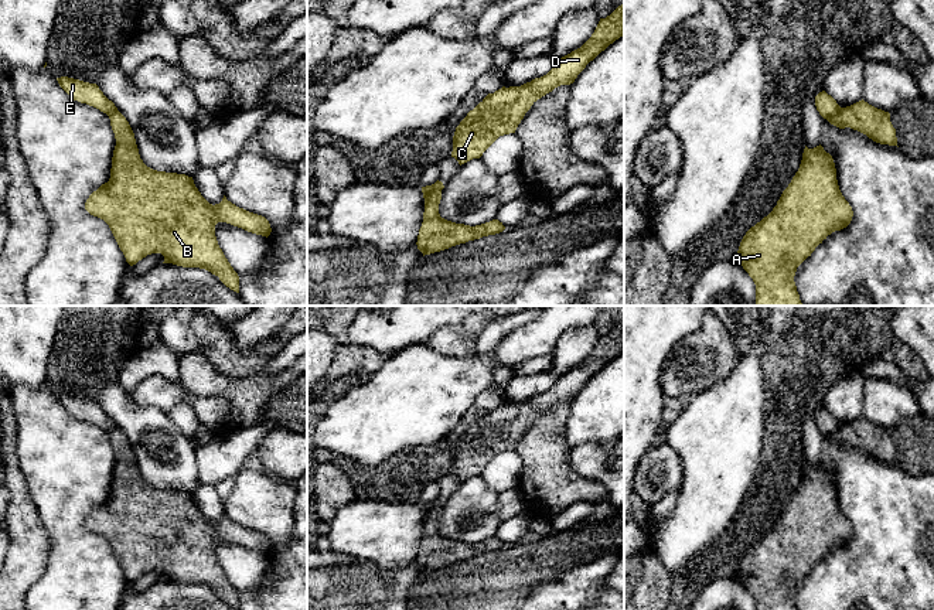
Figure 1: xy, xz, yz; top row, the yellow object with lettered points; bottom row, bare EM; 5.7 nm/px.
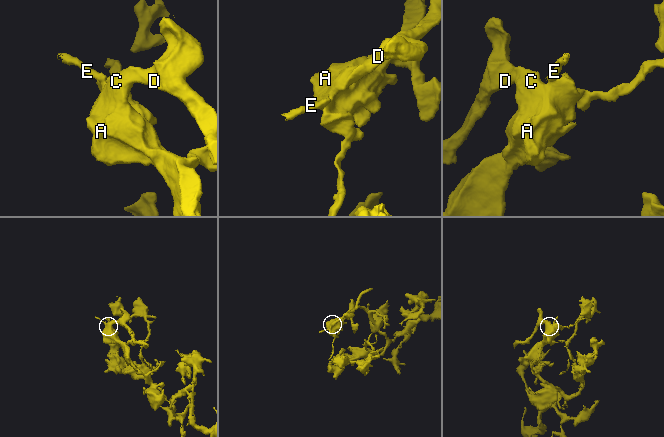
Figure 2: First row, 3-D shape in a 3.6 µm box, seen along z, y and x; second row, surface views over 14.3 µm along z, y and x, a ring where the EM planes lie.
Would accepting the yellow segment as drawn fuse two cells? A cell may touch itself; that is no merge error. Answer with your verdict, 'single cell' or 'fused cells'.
fused cells

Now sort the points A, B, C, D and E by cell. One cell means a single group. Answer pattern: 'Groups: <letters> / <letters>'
Groups: A B C D / E

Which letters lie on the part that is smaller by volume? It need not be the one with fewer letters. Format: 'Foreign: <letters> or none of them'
Foreign: E

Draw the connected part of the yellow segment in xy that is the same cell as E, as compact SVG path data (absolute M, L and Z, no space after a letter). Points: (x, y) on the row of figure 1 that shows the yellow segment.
M68 76L57 78L57 81L74 100L93 106L108 116L117 110L115 103L103 95L96 84L89 84Z

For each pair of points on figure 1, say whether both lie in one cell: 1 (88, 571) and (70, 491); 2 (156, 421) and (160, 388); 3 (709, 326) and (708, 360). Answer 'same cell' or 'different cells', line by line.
1: same cell
2: different cells
3: same cell

